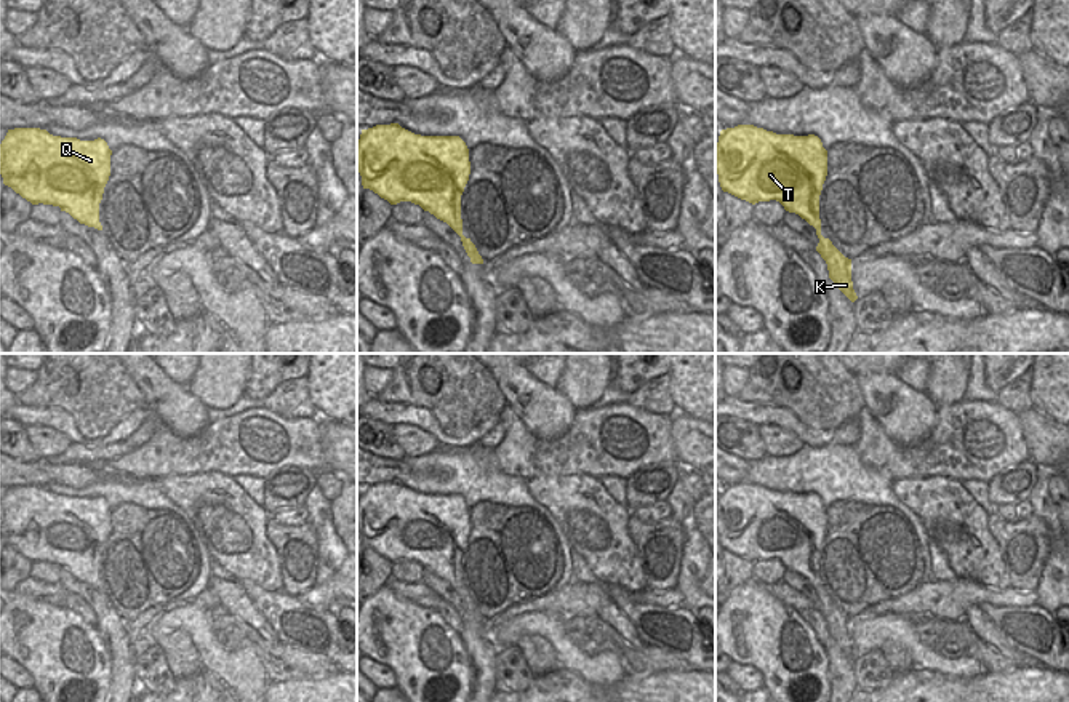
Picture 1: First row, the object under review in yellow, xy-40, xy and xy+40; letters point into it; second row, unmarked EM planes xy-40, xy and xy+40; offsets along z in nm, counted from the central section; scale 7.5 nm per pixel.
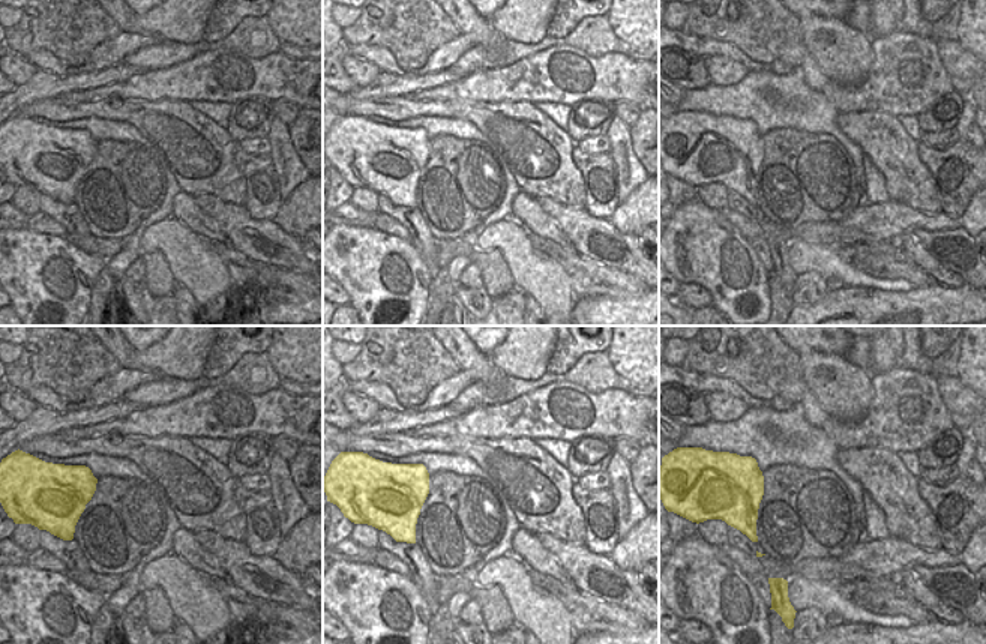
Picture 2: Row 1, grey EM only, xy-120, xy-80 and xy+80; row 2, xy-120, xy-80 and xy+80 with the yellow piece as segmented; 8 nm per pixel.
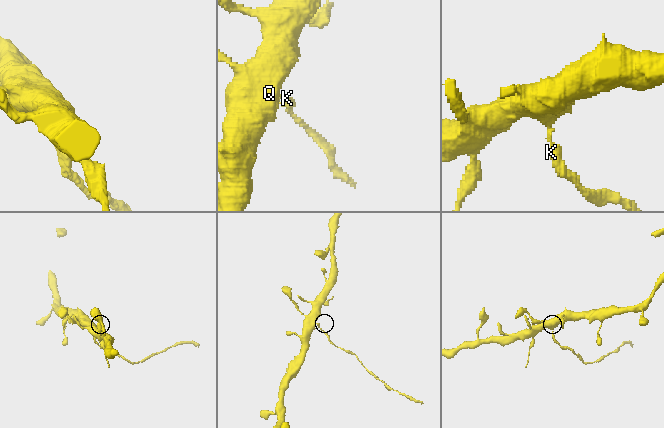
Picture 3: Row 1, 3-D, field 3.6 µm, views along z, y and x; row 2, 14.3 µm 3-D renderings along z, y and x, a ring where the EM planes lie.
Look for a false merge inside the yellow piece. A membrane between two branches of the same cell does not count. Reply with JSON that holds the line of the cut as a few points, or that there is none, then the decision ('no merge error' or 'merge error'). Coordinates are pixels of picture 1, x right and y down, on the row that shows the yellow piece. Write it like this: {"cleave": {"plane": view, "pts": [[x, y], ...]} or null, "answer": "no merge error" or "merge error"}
{"cleave": {"plane": "xy", "pts": [[455, 229], [461, 231]]}, "answer": "merge error"}

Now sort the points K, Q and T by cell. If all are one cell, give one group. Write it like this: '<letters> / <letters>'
K / Q T

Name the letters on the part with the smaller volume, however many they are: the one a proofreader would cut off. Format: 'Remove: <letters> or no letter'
Remove: K.

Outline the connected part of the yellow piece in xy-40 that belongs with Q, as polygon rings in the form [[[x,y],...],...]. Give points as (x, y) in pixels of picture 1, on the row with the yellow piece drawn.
[[[40,128],[8,130],[0,144],[0,174],[32,205],[53,205],[80,224],[102,230],[99,203],[110,176],[107,142],[53,136]]]

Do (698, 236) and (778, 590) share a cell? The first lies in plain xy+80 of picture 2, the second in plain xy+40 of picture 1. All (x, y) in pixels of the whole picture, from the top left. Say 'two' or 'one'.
two

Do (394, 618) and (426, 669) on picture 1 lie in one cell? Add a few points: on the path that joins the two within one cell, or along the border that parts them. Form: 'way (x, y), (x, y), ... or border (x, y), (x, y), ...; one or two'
way (399, 630), (418, 650), (418, 656); one

